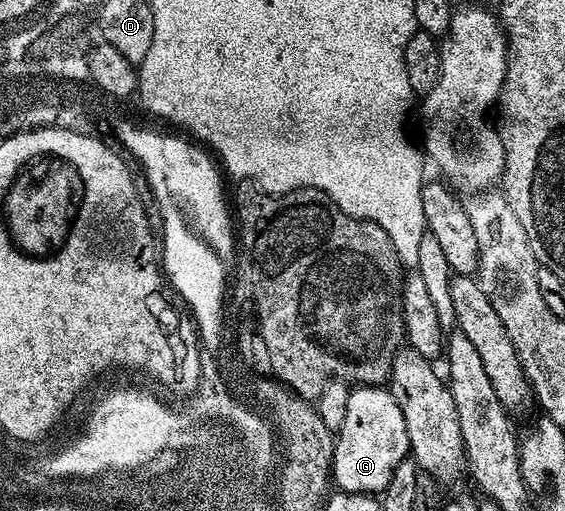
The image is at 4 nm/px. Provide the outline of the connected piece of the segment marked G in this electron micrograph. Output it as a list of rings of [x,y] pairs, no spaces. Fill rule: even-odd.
[[[373,385],[352,388],[348,395],[345,421],[335,437],[334,484],[345,493],[382,494],[389,479],[393,479],[397,463],[405,460],[410,447],[409,435],[405,431],[405,415],[401,415],[401,407],[396,403],[394,395],[386,388]]]

